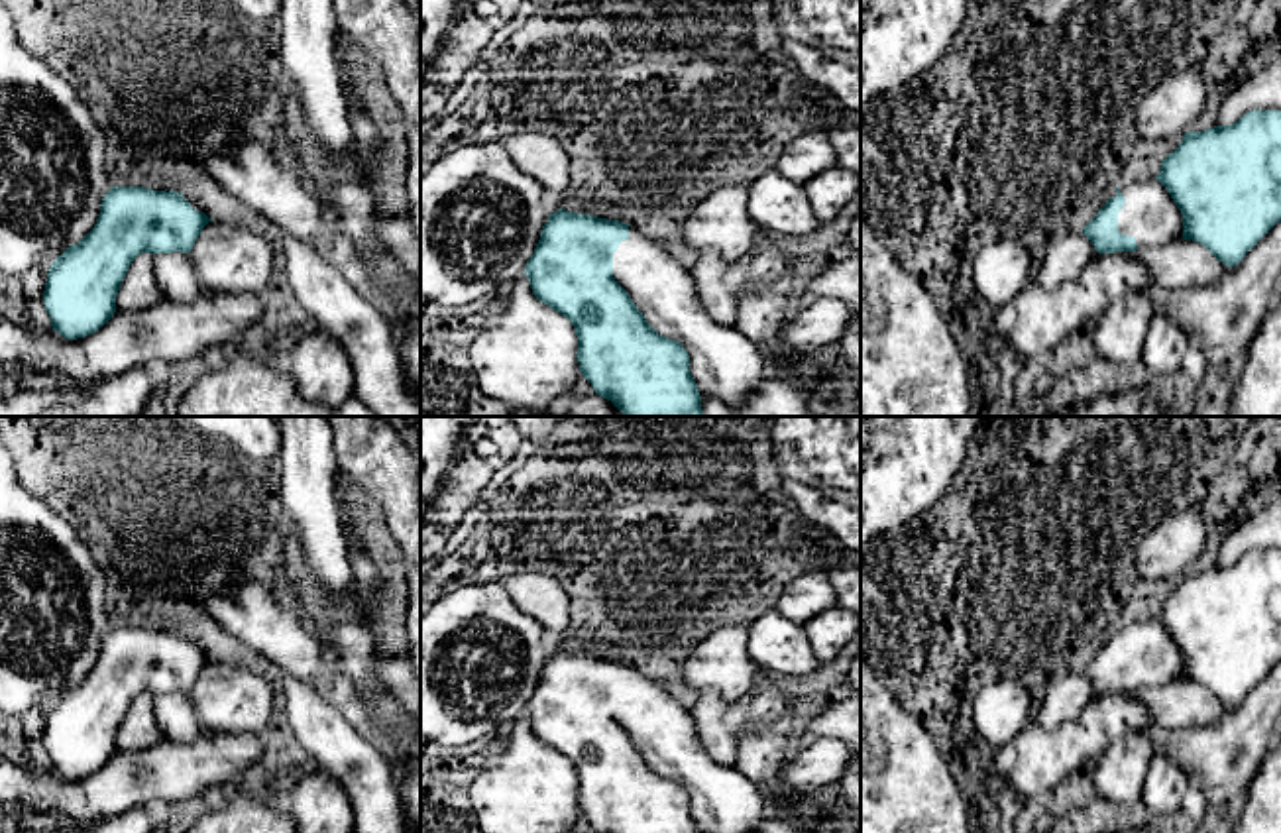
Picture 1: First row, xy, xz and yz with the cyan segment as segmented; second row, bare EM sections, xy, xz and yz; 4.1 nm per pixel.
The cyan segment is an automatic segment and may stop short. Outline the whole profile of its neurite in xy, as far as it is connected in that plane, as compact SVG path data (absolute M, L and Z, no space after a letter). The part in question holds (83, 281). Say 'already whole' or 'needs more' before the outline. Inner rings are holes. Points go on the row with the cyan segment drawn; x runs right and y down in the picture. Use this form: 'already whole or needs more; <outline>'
needs more; M112 187L94 228L49 267L43 305L67 340L102 328L116 312L120 285L139 253L189 253L212 222L189 191Z

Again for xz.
needs more; M560 208L525 275L532 295L574 324L582 375L625 416L705 416L701 391L741 405L770 375L758 344L709 318L678 255L631 224Z

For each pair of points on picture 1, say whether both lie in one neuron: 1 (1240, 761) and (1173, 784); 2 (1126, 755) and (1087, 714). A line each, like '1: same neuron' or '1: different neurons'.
1: different neurons
2: different neurons

